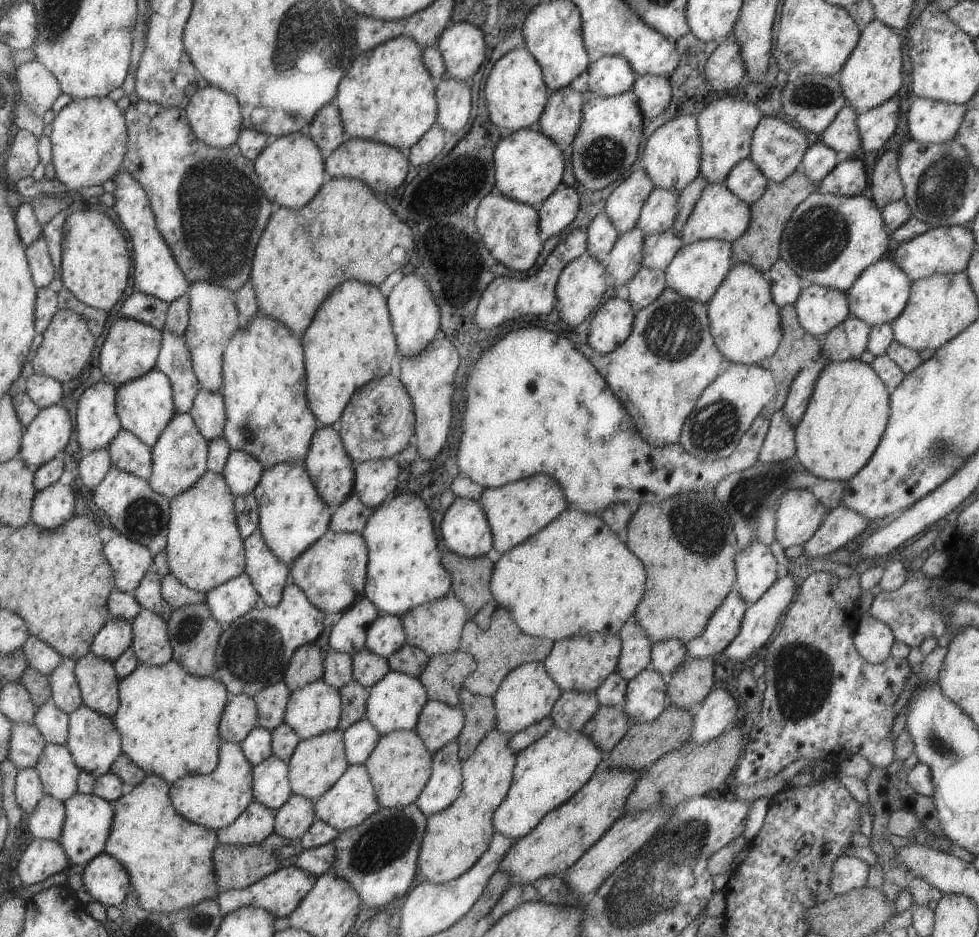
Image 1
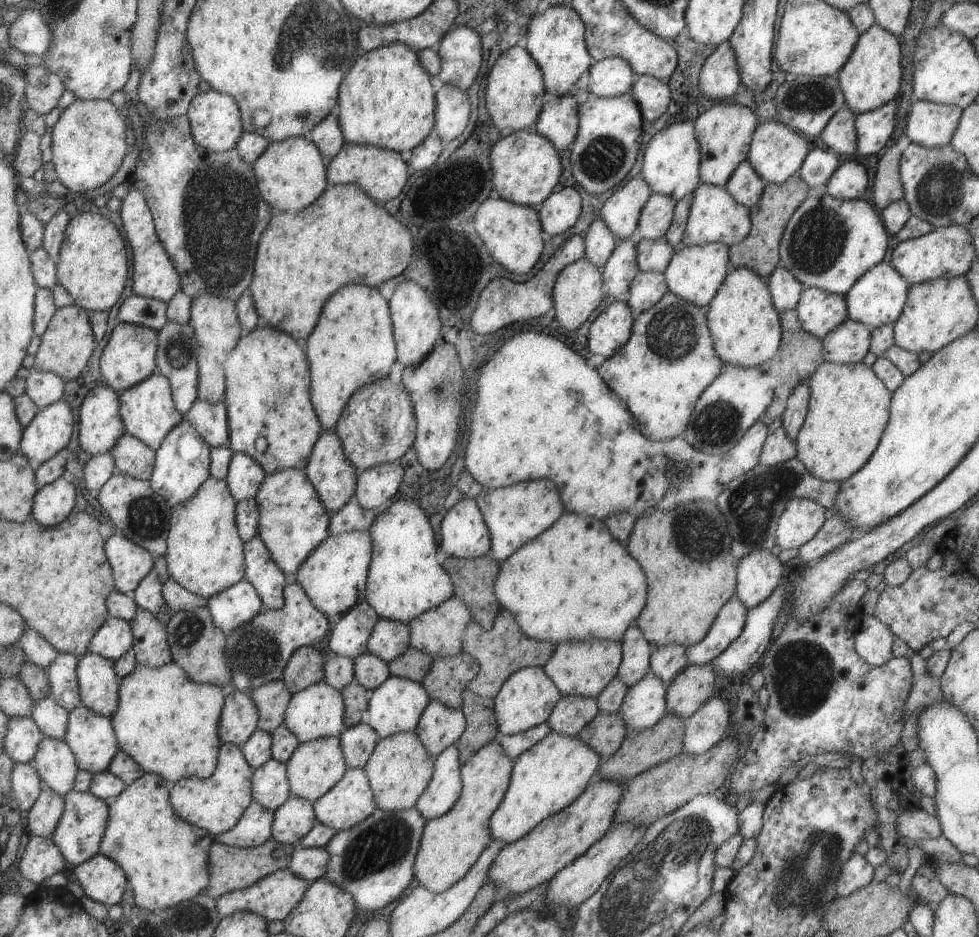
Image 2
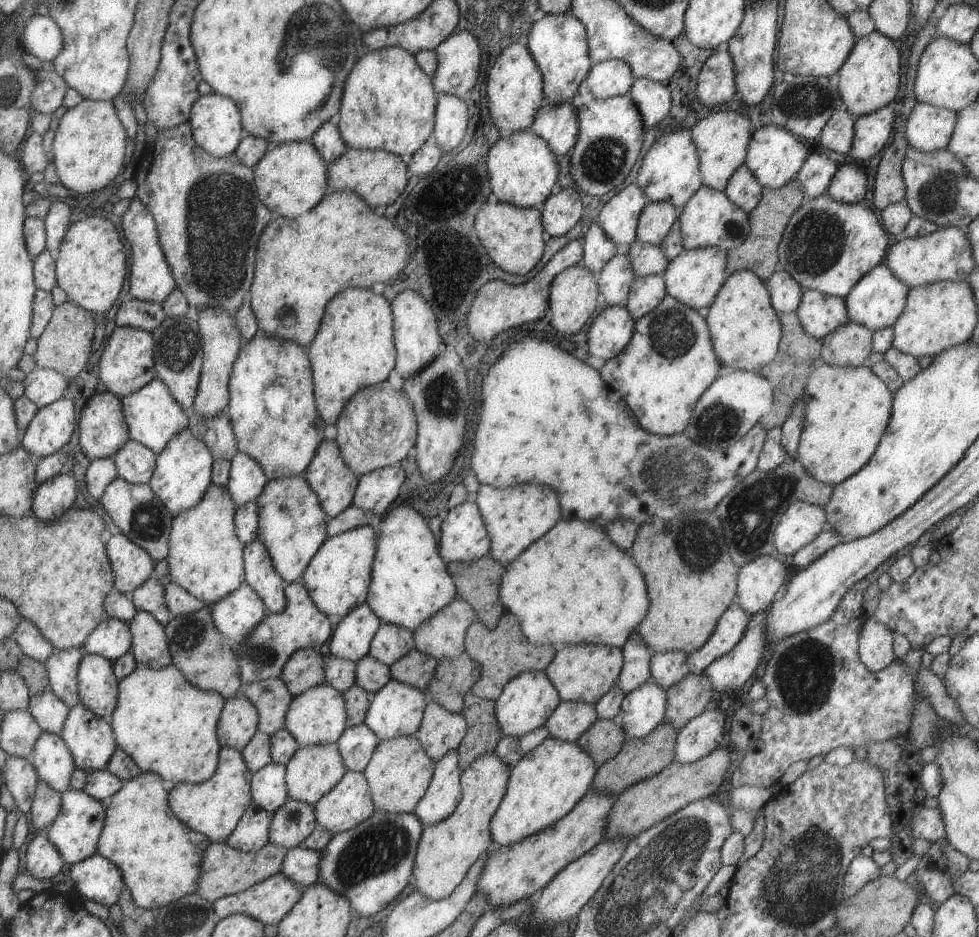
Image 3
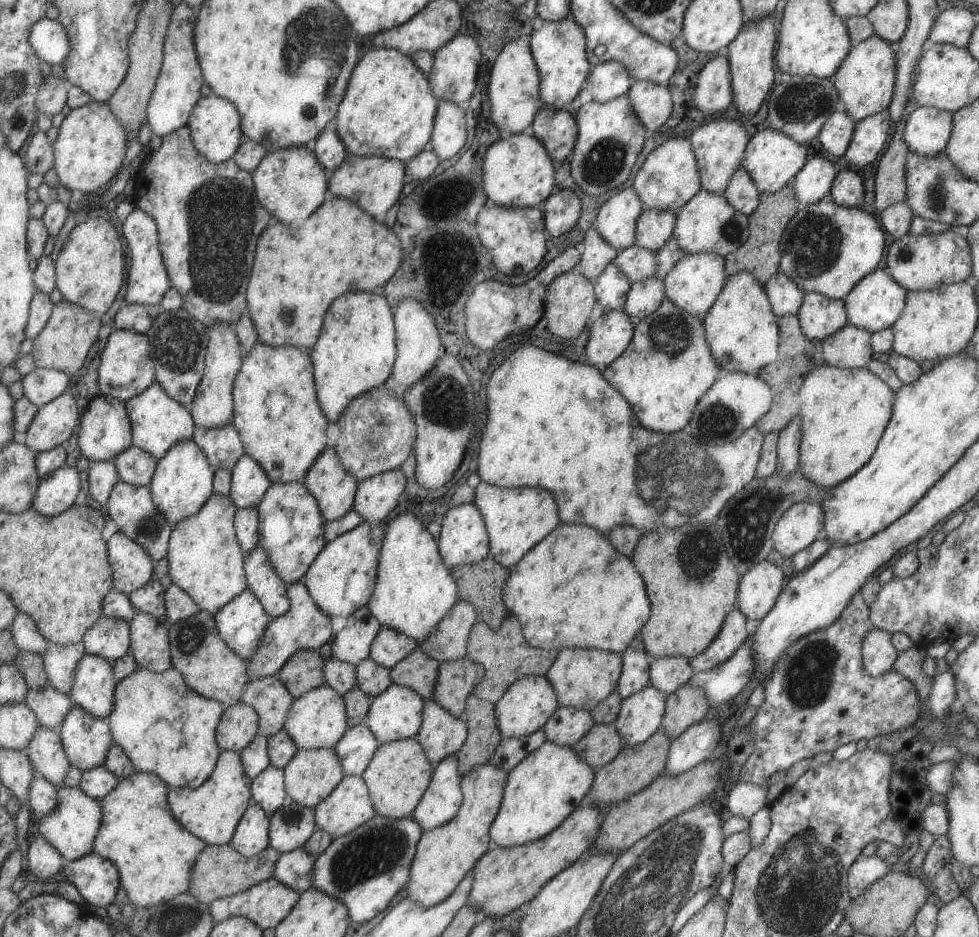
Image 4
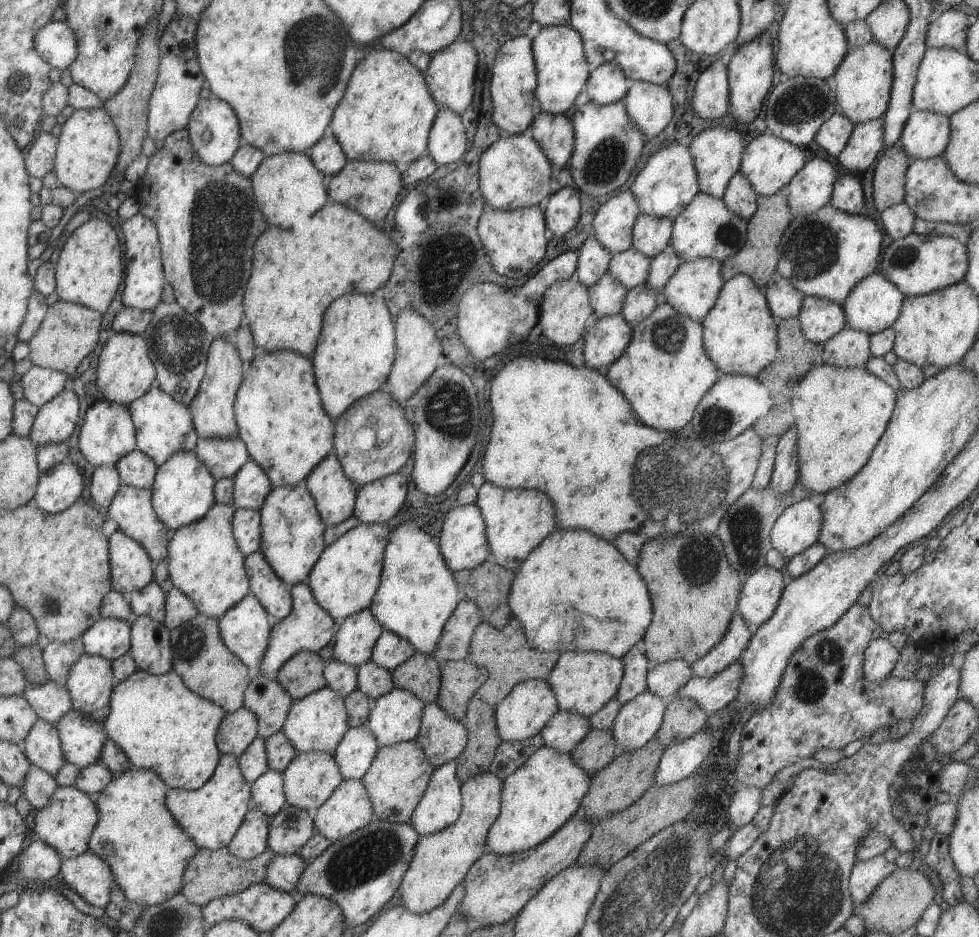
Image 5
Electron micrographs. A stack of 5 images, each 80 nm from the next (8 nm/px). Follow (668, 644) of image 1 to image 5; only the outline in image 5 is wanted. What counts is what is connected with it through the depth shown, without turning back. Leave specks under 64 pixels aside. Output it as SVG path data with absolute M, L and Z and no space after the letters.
M684 660L657 663L647 673L647 690L667 701L693 676L691 667Z

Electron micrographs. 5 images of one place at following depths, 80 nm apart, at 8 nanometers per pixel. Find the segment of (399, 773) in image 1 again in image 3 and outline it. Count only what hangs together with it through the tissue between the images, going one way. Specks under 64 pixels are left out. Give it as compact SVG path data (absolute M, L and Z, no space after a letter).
M411 736L379 741L362 774L374 810L383 814L413 813L432 778L434 761L427 757L419 742Z

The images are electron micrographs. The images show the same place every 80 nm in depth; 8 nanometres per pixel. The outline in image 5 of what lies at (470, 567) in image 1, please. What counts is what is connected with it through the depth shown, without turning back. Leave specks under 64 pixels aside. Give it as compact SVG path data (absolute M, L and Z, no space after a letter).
M483 561L472 569L452 571L461 596L477 605L481 622L501 630L511 617L507 601L514 572Z

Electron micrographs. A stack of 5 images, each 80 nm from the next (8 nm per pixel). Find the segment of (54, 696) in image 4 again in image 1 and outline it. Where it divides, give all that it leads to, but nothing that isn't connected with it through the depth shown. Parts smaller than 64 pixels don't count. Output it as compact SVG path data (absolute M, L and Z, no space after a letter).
M51 699L35 707L34 726L45 743L64 746L67 741L68 715L55 706Z

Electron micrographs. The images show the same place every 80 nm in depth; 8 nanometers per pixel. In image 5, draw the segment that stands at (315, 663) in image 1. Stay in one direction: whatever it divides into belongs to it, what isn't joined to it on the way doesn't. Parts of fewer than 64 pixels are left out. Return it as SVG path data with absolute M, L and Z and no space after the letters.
M299 651L279 667L276 681L293 700L299 700L326 685L322 675L324 665L325 661L318 653Z

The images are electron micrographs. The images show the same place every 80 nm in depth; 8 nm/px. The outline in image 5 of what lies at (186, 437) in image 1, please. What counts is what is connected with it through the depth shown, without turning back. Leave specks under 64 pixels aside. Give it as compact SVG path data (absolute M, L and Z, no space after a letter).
M177 451L156 467L151 483L151 504L156 517L172 531L198 521L214 500L214 482L208 468L197 458L196 452Z

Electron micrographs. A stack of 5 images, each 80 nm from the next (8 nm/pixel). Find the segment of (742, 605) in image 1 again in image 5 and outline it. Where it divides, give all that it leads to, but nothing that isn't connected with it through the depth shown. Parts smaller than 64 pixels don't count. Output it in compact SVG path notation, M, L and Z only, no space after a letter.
M735 613L720 641L699 660L689 664L695 677L710 677L740 658L750 641L748 624Z

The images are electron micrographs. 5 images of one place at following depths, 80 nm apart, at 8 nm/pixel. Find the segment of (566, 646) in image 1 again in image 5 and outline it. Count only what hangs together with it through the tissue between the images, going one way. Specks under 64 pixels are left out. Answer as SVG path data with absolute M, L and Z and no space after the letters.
M562 652L549 671L546 681L554 692L559 711L571 711L588 717L616 694L623 676L622 660L600 652Z

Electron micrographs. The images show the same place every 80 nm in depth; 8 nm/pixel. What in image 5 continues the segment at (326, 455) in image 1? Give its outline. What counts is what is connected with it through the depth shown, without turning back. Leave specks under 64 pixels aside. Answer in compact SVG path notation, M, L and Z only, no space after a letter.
M332 451L304 478L324 526L339 524L353 515L357 486L343 472Z

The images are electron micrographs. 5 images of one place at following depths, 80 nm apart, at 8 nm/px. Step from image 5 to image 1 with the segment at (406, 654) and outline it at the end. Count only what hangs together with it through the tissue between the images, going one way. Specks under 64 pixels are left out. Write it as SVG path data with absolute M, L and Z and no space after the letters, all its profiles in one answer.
M379 613L367 630L365 649L387 659L405 644L405 630L395 616Z

